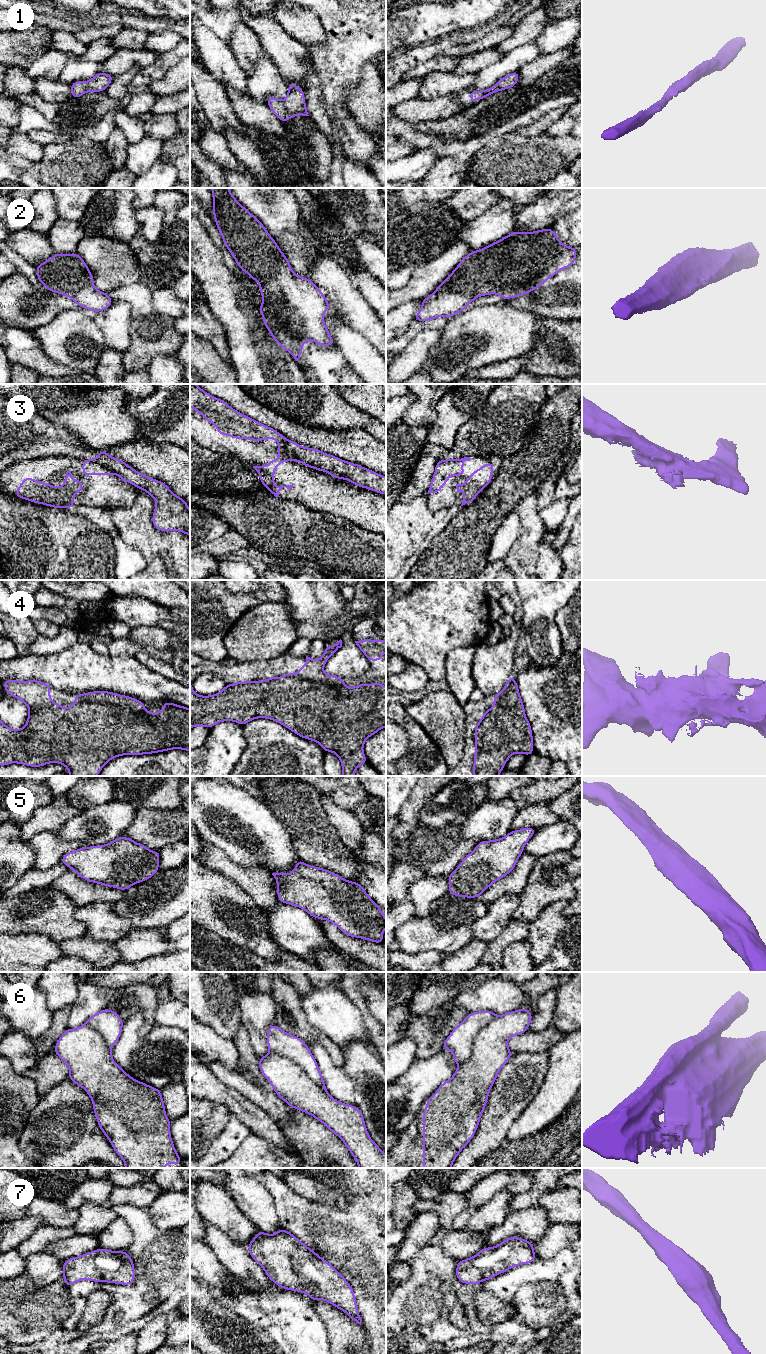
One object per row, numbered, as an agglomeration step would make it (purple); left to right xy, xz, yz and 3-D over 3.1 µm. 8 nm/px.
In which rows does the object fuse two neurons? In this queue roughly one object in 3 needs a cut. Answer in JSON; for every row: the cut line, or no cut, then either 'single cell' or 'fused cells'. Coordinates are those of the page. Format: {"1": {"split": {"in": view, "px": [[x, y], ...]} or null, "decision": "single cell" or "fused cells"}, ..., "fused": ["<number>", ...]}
{"1": {"split": null, "decision": "single cell"}, "2": {"split": null, "decision": "single cell"}, "3": {"split": {"in": "xy", "px": [[86, 460], [98, 462], [109, 467], [116, 474]]}, "decision": "fused cells"}, "4": {"split": null, "decision": "single cell"}, "5": {"split": null, "decision": "single cell"}, "6": {"split": {"in": "xz", "px": [[270, 1050], [295, 1062], [326, 1091]]}, "decision": "fused cells"}, "7": {"split": null, "decision": "single cell"}, "fused": ["3", "6"]}

